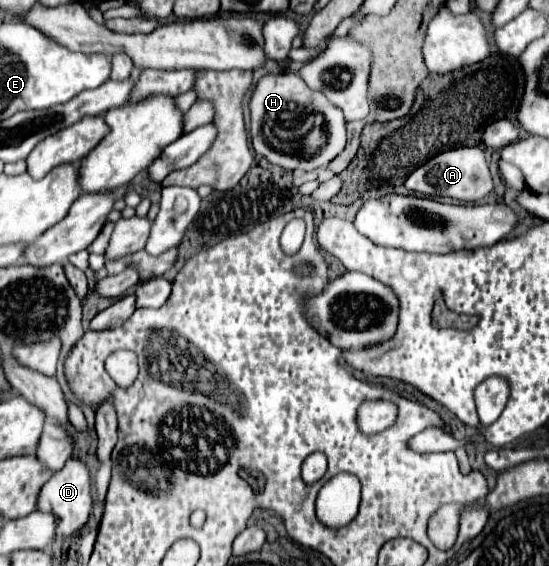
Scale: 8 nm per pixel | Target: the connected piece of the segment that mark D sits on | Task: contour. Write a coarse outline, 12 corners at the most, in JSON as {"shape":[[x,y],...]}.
{"shape":[[71,458],[41,488],[39,510],[57,534],[83,528],[93,508],[91,472]]}

